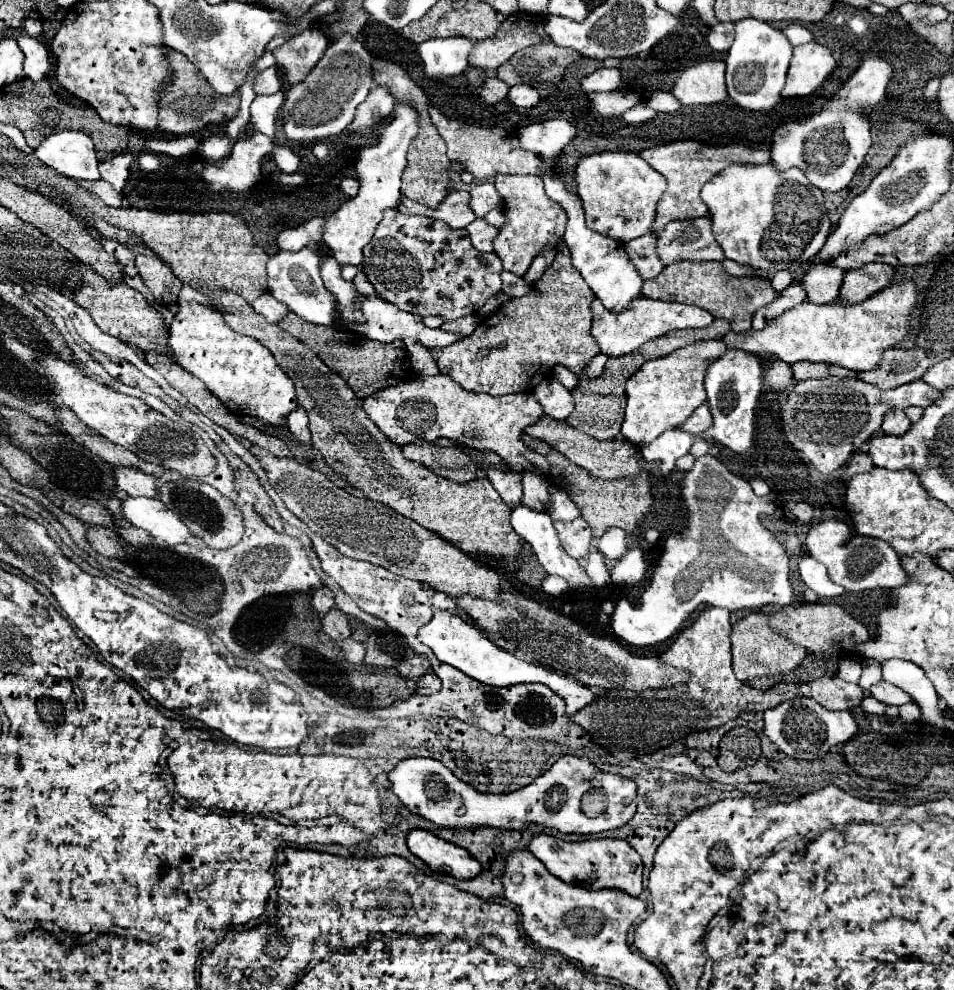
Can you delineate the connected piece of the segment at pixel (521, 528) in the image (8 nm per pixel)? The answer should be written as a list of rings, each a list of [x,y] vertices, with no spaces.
[[[518,505],[518,507],[512,511],[510,523],[512,523],[514,531],[516,531],[524,541],[528,541],[528,543],[532,545],[534,555],[538,557],[540,565],[542,565],[548,573],[564,577],[572,589],[588,589],[588,587],[590,587],[590,579],[586,577],[586,573],[584,573],[580,561],[576,561],[576,559],[572,559],[570,555],[566,555],[566,551],[562,549],[562,545],[560,545],[560,541],[558,541],[558,535],[556,535],[556,529],[554,529],[552,519],[550,519],[548,513],[544,513],[544,511],[534,511],[534,509],[526,507],[526,505]]]

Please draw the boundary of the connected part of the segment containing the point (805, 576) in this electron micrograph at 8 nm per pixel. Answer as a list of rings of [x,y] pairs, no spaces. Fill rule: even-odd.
[[[804,557],[800,561],[800,577],[802,581],[818,595],[818,597],[834,597],[840,595],[844,589],[834,585],[826,573],[826,567],[812,557]]]

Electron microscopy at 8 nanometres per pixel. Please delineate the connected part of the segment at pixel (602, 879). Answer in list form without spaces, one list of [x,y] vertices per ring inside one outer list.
[[[536,833],[528,845],[528,851],[540,859],[546,869],[566,883],[592,883],[592,889],[622,889],[634,897],[642,893],[642,861],[636,849],[624,839],[586,839],[580,843],[568,843],[558,837]]]

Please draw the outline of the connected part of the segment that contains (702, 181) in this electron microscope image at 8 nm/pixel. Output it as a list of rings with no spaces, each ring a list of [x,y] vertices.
[[[674,141],[668,145],[644,149],[640,157],[650,163],[658,173],[662,173],[668,181],[666,191],[662,193],[658,207],[656,207],[656,221],[652,225],[652,231],[660,235],[660,231],[666,227],[668,221],[674,219],[696,219],[696,217],[706,217],[708,209],[704,201],[700,199],[700,189],[726,165],[730,163],[768,163],[770,161],[770,151],[762,149],[750,149],[746,145],[726,145],[726,147],[708,147],[698,141]]]

